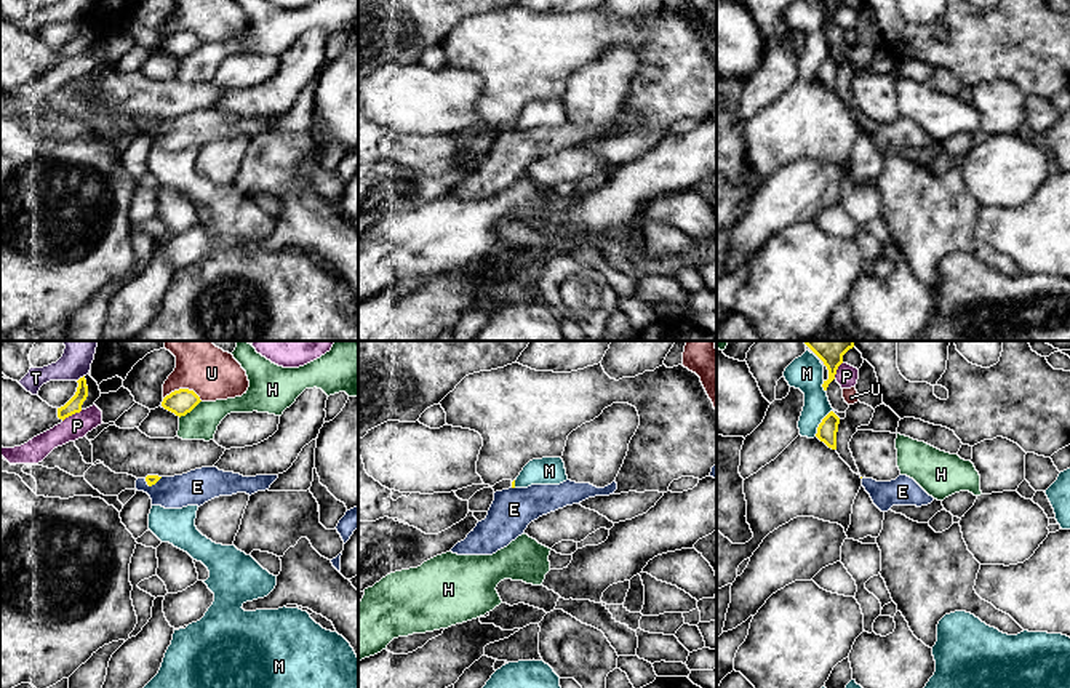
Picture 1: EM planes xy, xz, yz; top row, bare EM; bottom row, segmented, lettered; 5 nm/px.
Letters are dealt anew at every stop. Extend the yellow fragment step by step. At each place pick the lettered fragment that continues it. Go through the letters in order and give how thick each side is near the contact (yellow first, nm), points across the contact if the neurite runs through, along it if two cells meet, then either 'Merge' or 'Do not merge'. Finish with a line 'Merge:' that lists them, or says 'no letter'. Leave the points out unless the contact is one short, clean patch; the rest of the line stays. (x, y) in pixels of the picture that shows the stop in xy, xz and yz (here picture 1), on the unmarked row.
E: Thickness 50 nm (yellow) against 180 nm. Boundary: xy (162, 119), (151, 127), (144, 122). Do not merge
H: Thickness 130 nm (yellow) against 160 nm. Do not merge
M: Thickness 100 nm (yellow) against 160 nm. Do not merge
P: Thickness 80 nm (yellow) against 120 nm. Do not merge
T: Thickness 80 nm (yellow) against 110 nm. Do not merge
U: Thickness 130 nm (yellow) against 220 nm. Do not merge
Merge: no letter

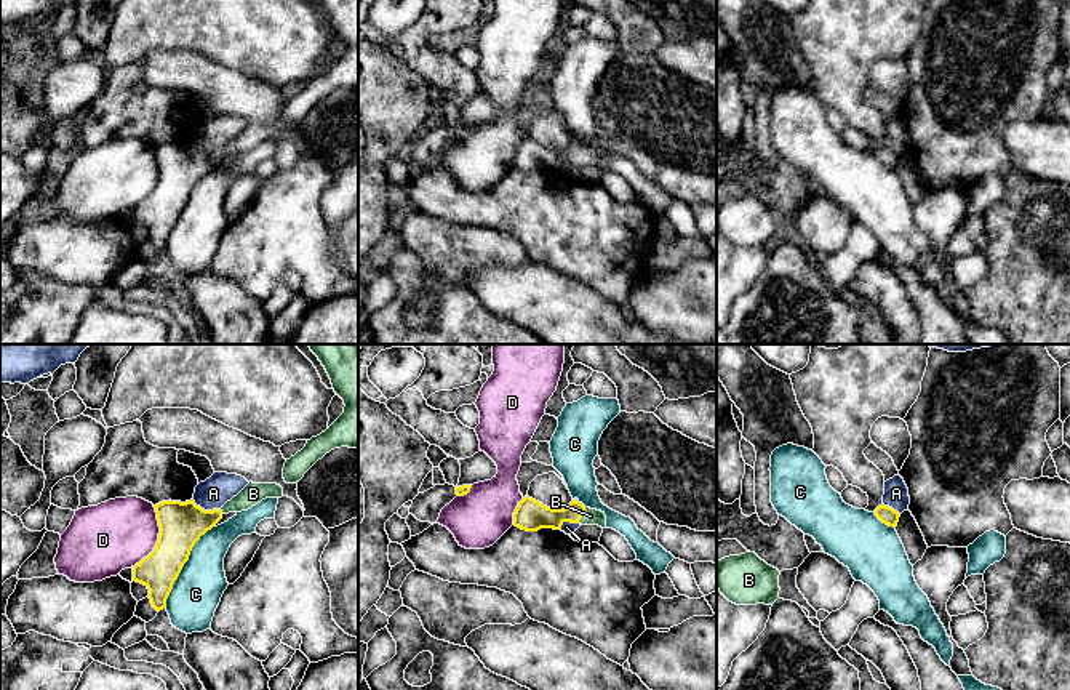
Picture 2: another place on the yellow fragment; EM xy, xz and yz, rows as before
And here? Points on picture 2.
A: Thickness 220 nm (yellow) against 160 nm. Boundary: xy (192, 141), (205, 151), (219, 151). Do not merge
B: Thickness 160 nm (yellow) against 80 nm. Path across: xz (531, 157), (581, 157), (590, 157). Merge
C: Thickness 220 nm (yellow) against 240 nm. Do not merge
D: Thickness 220 nm (yellow) against 360 nm. Do not merge
Merge: B

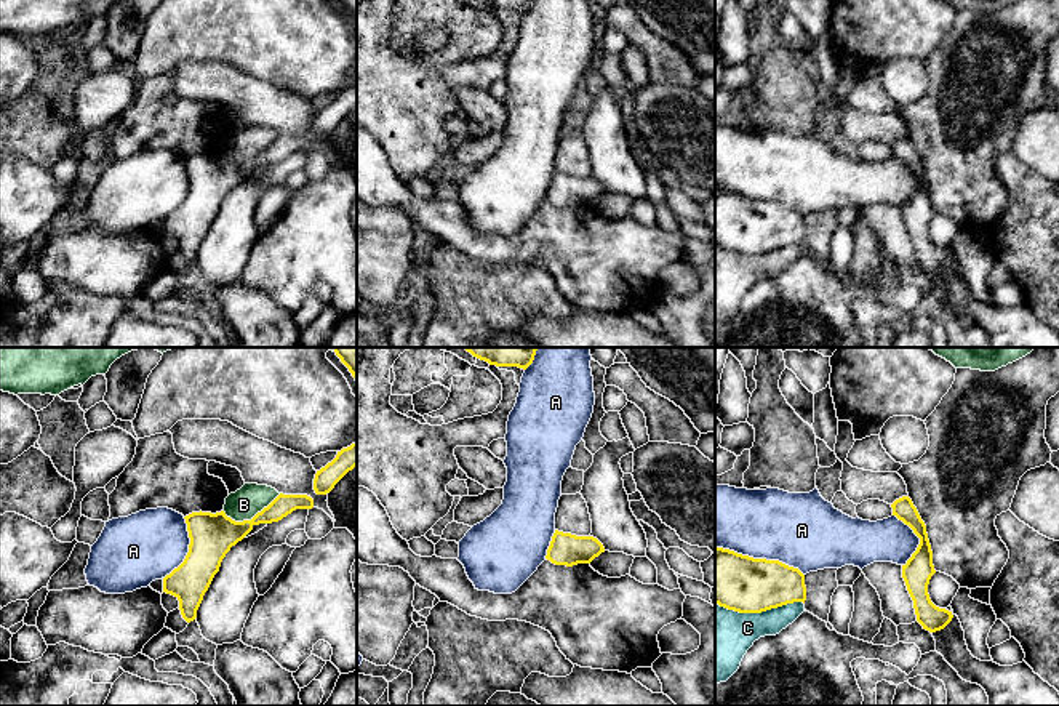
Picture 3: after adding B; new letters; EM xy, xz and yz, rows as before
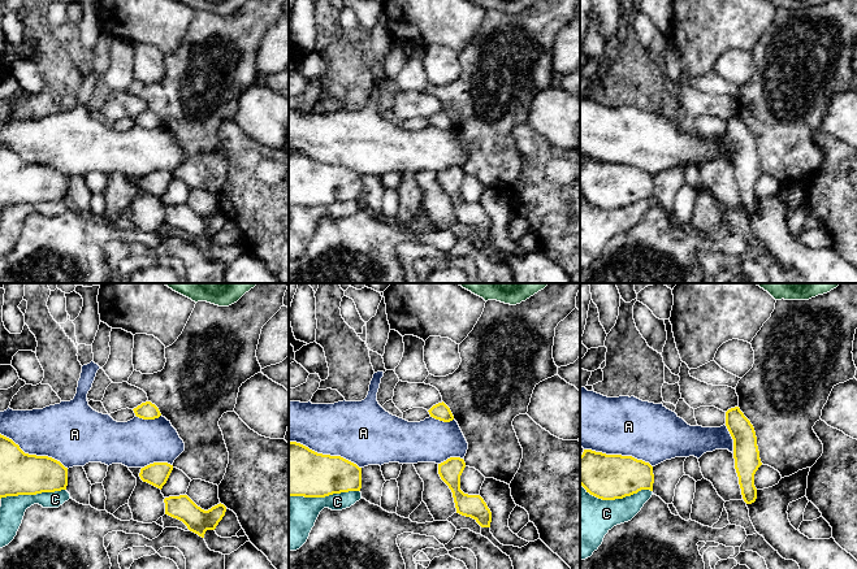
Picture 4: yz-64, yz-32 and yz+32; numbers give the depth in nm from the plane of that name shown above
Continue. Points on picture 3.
A: Thickness 280 nm (yellow) against 380 nm. Do not merge
B: Thickness 220 nm (yellow) against 160 nm. Do not merge
C: Thickness 280 nm (yellow) against 300 nm. Do not merge
Merge: no letter

